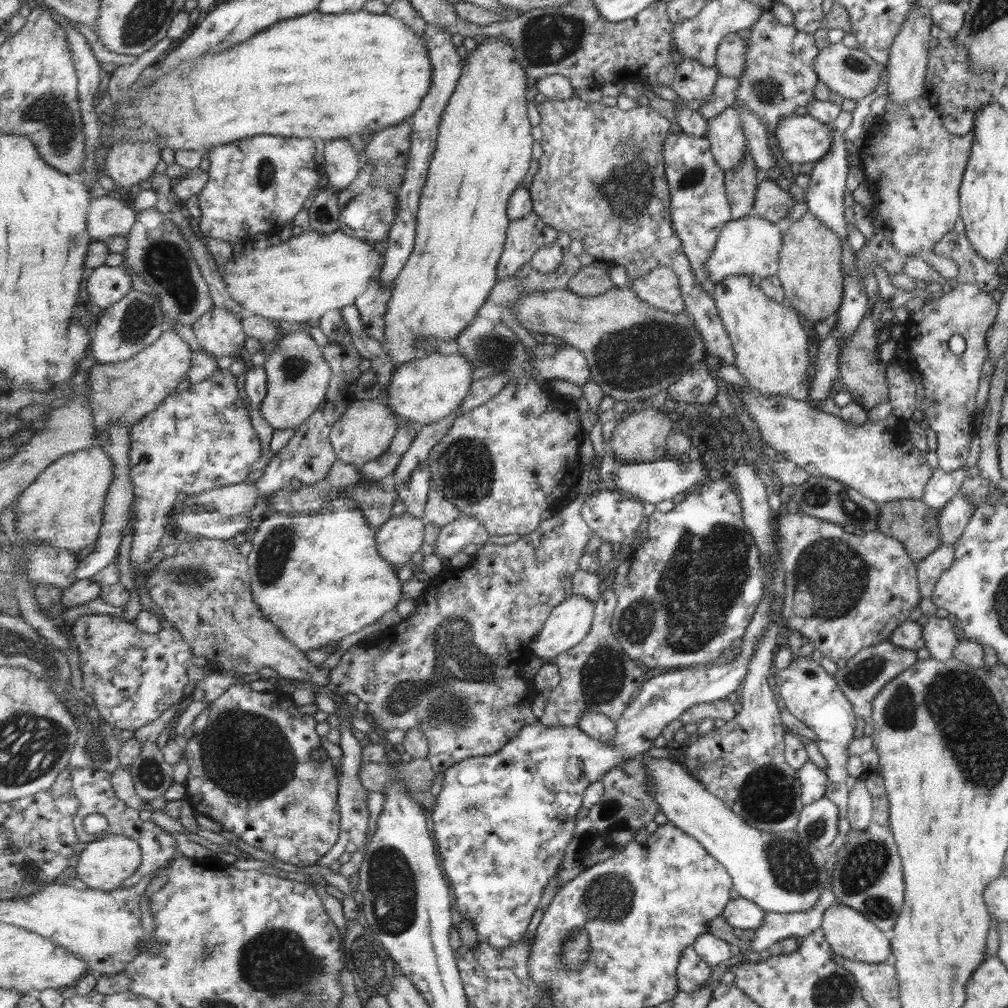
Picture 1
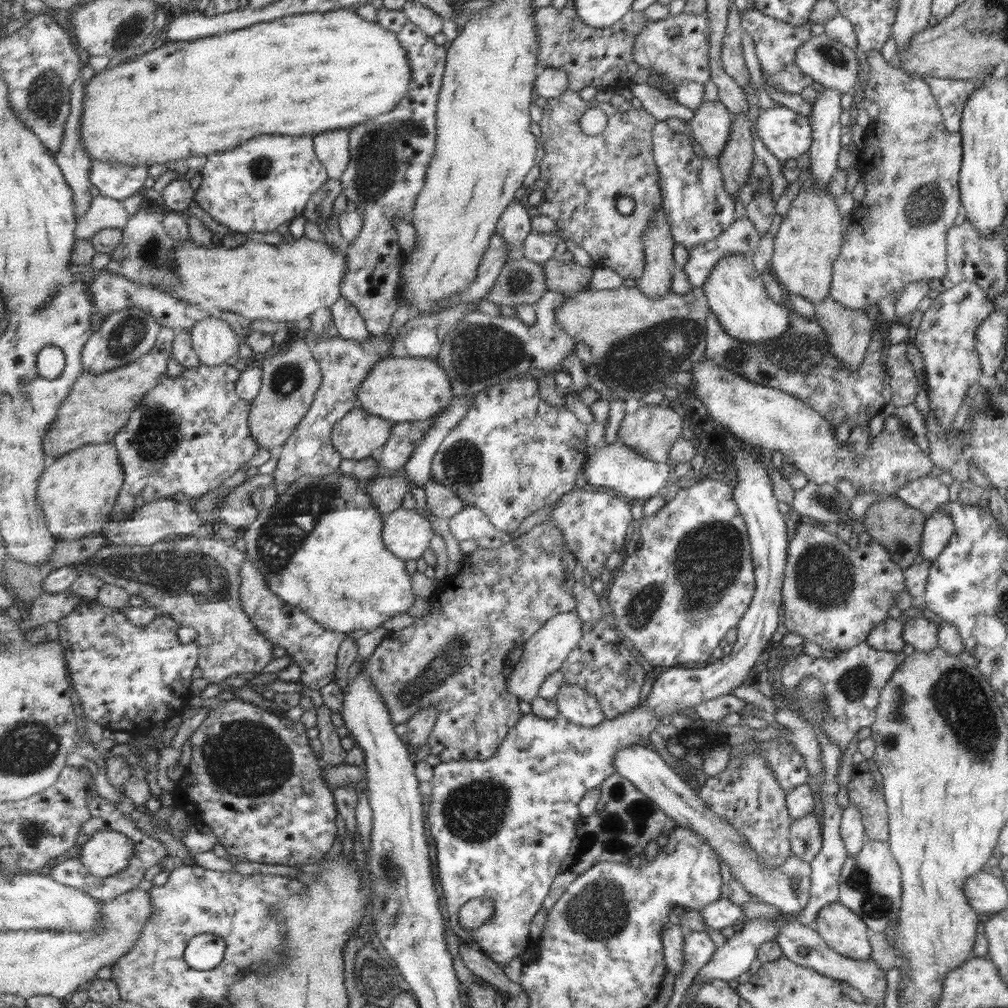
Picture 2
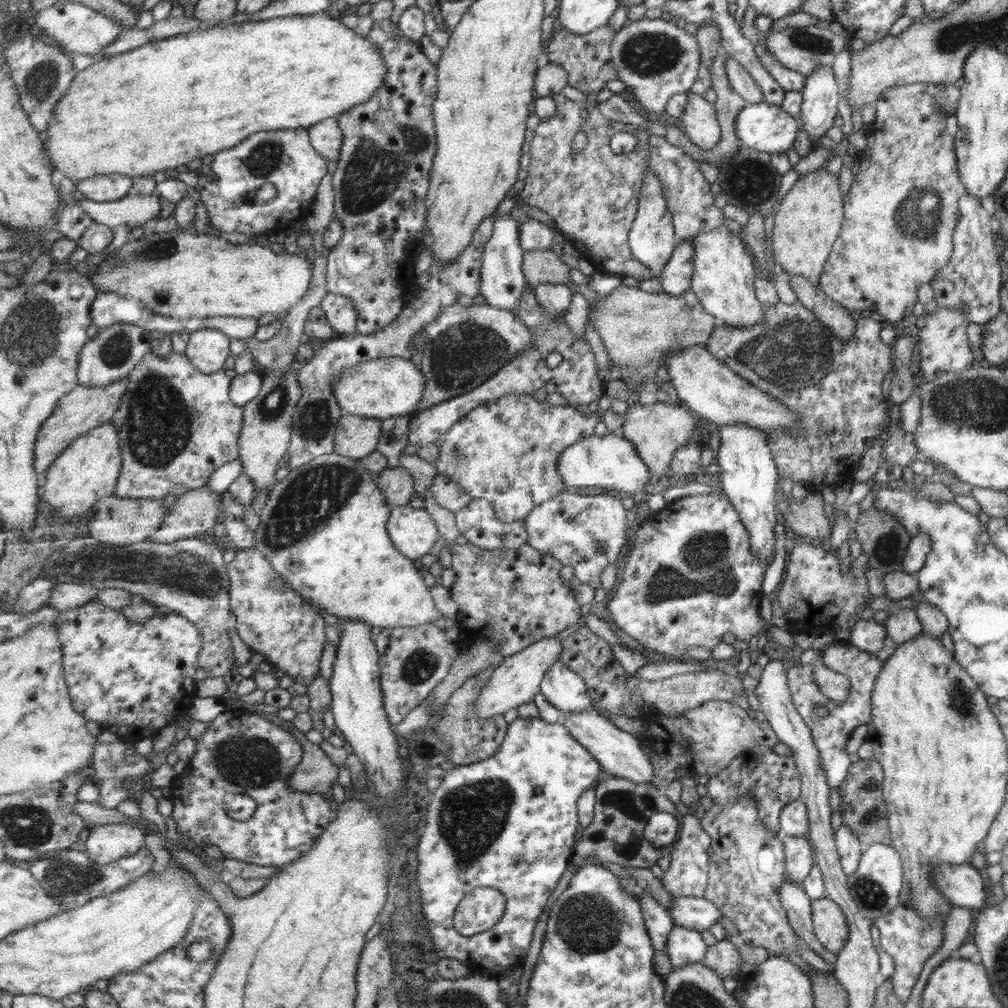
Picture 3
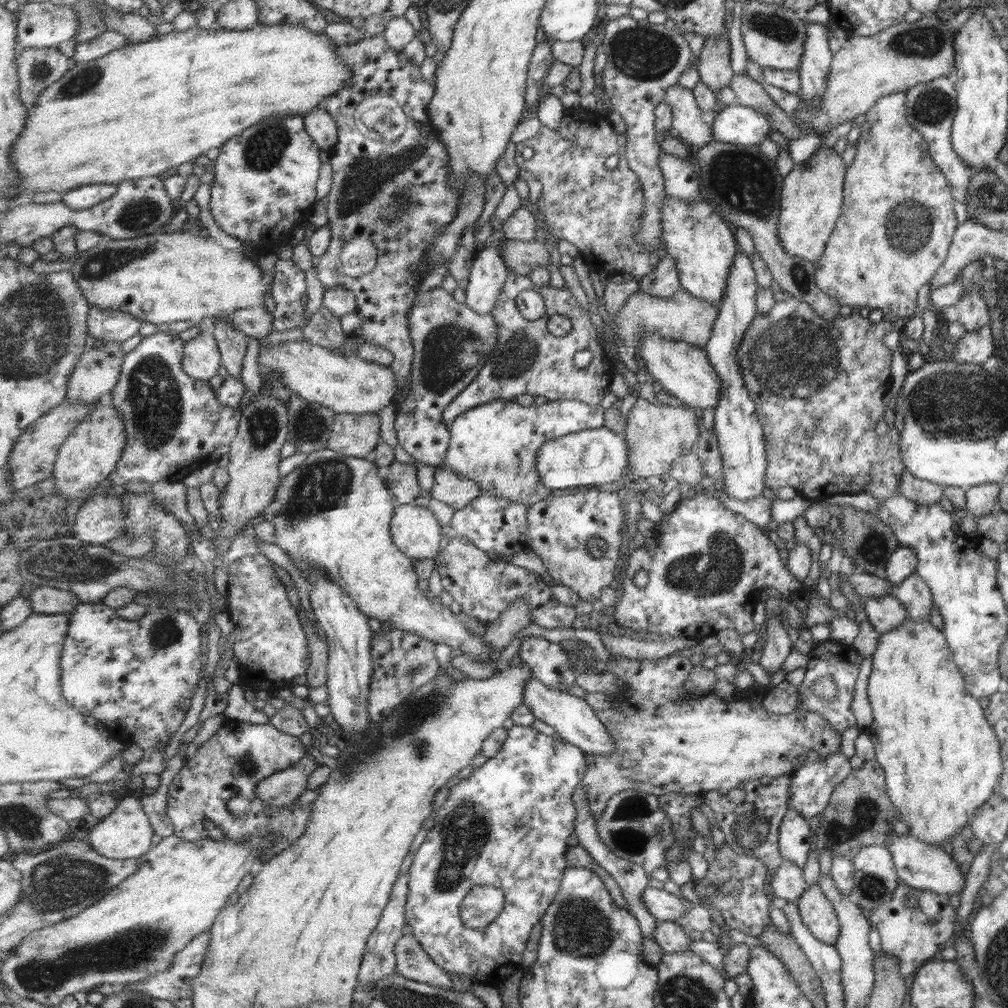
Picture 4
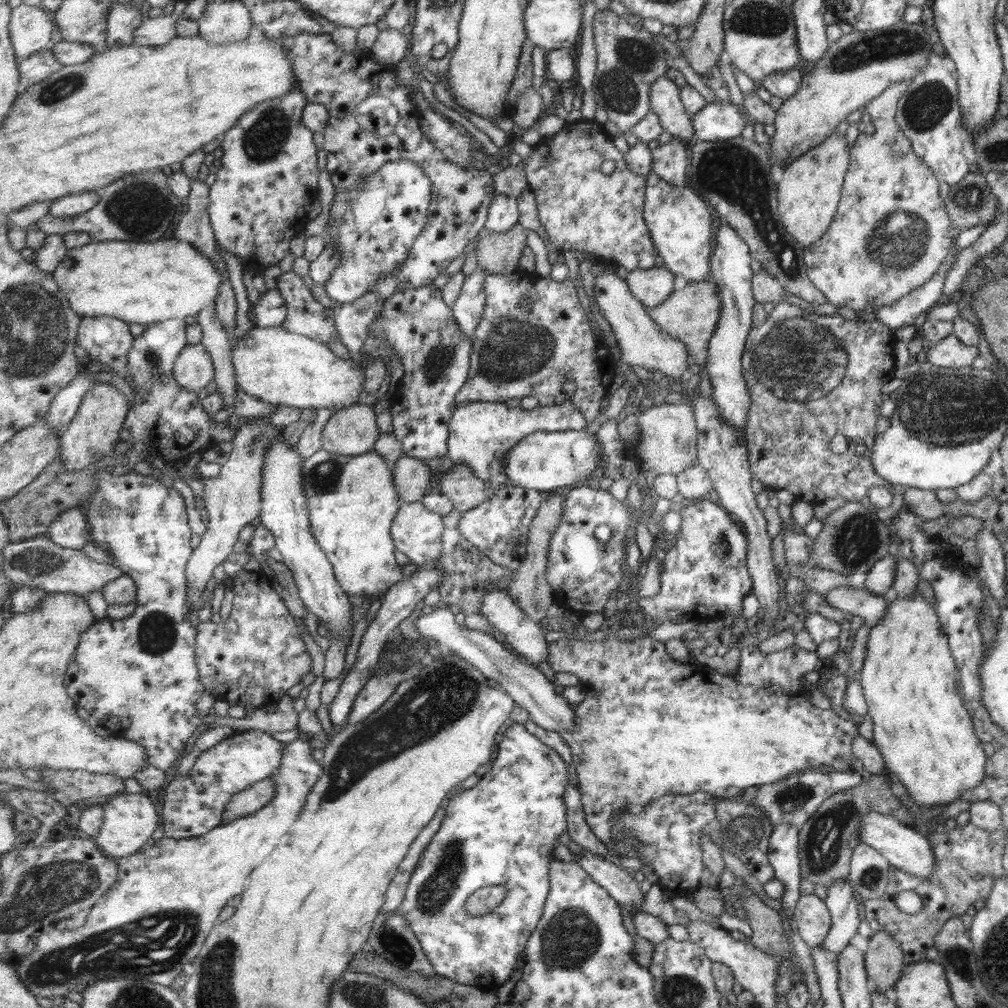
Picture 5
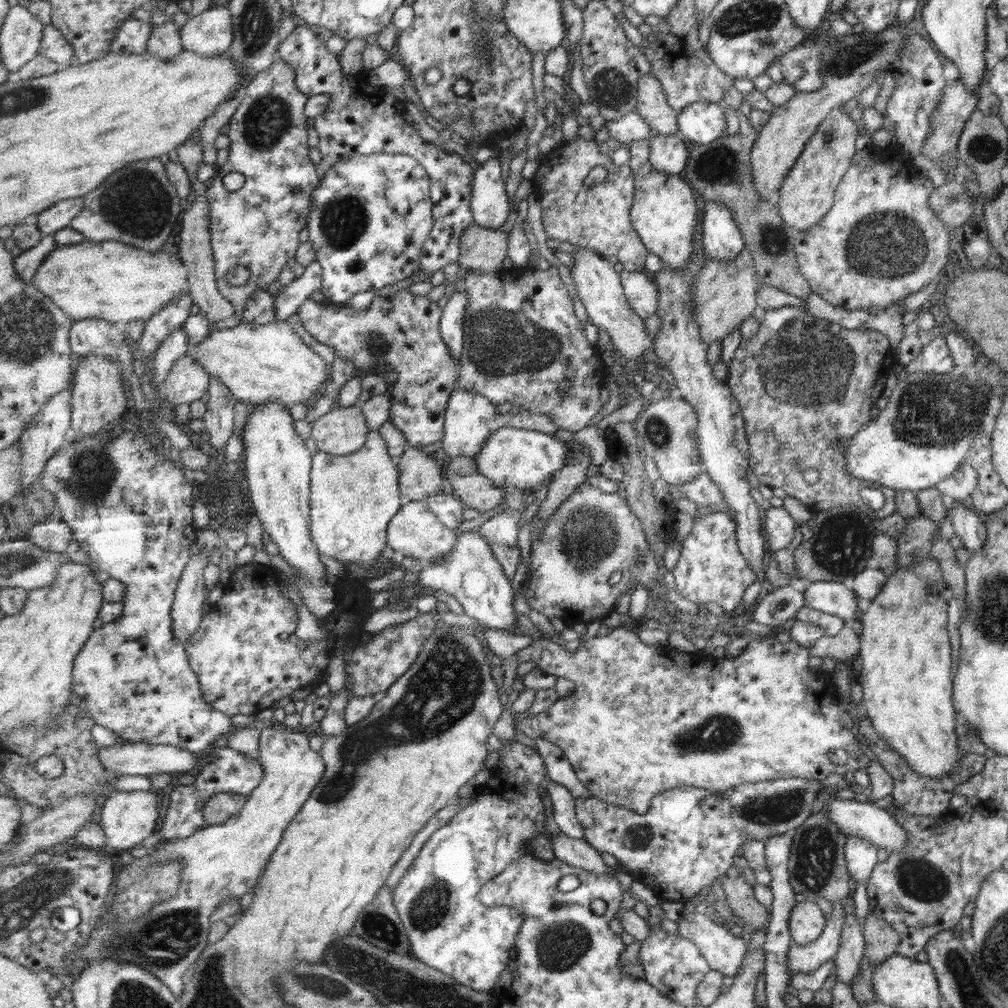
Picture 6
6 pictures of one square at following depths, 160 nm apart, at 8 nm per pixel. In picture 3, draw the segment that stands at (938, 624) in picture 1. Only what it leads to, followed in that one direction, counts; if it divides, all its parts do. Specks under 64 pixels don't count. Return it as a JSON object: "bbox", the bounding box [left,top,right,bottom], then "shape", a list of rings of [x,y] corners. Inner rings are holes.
{"bbox":[884,607,923,644],"shape":[[[886,607],[888,611],[885,618],[884,629],[886,636],[891,638],[895,644],[912,639],[919,633],[923,634],[922,626],[915,616],[913,609],[904,609],[898,607]]]}

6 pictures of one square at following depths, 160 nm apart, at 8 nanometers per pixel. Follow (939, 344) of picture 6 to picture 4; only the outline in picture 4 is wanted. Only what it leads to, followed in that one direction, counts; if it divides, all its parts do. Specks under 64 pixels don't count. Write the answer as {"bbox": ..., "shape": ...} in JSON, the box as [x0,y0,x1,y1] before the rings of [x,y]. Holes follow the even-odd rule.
{"bbox":[950,325,993,365],"shape":[[[985,325],[977,331],[965,334],[956,343],[951,346],[953,352],[950,356],[953,363],[982,365],[993,352],[993,338]]]}

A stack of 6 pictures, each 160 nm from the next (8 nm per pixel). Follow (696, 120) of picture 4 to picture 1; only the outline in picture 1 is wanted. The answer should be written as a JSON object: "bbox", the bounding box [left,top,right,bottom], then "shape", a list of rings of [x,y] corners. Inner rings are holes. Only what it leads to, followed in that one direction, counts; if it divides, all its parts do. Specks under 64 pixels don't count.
{"bbox":[706,106,747,170],"shape":[[[731,106],[708,120],[706,137],[710,140],[716,162],[723,170],[732,169],[747,149],[737,111]]]}

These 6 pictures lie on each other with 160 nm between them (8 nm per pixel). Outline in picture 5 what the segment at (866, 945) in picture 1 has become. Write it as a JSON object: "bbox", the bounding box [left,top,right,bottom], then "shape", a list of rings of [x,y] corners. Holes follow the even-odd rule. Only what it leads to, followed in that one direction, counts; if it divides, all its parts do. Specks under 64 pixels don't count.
{"bbox":[792,894,831,946],"shape":[[[814,894],[798,895],[793,907],[792,921],[797,926],[799,938],[806,946],[818,946],[827,936],[831,918],[824,900]]]}

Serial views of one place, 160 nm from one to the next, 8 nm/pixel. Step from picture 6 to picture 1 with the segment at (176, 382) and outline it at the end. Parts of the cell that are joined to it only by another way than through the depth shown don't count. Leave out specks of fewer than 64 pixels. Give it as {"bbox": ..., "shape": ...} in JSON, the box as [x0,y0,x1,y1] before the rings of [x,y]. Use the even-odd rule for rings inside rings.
{"bbox":[192,307,247,359],"shape":[[[214,307],[203,314],[192,330],[199,345],[217,358],[231,357],[235,359],[244,352],[247,334],[242,319],[231,311]]]}

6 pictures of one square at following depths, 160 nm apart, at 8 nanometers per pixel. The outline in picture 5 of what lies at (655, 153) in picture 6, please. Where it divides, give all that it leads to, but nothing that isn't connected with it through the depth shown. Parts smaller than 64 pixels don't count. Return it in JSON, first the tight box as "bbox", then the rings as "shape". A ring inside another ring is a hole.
{"bbox":[653,138,689,186],"shape":[[[673,138],[671,142],[656,145],[654,144],[653,171],[655,174],[670,182],[673,186],[685,186],[687,180],[687,166],[689,166],[689,154],[687,144],[679,138]]]}

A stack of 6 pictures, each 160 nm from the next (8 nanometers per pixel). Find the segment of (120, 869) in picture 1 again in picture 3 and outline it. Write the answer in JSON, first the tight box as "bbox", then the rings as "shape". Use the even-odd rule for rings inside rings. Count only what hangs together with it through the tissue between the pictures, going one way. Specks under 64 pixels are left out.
{"bbox":[86,823,145,865],"shape":[[[133,823],[93,825],[86,841],[89,862],[106,865],[133,856],[145,847],[145,831]]]}

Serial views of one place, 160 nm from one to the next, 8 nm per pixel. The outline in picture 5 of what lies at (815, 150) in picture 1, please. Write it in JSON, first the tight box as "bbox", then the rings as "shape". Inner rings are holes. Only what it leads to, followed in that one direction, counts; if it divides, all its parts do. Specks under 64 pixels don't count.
{"bbox":[692,103,746,141],"shape":[[[709,103],[692,115],[697,140],[717,141],[740,136],[746,120],[734,105]]]}

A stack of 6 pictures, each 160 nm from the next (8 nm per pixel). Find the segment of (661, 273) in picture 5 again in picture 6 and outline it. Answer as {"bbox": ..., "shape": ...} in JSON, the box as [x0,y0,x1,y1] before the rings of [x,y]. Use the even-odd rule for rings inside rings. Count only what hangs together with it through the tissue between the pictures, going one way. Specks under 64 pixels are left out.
{"bbox":[620,270,661,319],"shape":[[[622,270],[620,277],[633,311],[641,314],[643,319],[654,316],[659,310],[659,298],[661,298],[659,296],[661,291],[654,280],[654,275],[646,271],[634,273]]]}

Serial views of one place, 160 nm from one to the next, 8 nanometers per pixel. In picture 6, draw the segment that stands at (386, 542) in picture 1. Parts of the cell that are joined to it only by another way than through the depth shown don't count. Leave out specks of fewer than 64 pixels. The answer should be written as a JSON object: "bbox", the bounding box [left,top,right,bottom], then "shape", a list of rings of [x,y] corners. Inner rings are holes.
{"bbox":[388,500,458,565],"shape":[[[405,500],[400,511],[391,519],[388,526],[388,545],[398,557],[408,556],[431,565],[435,558],[448,555],[458,541],[455,529],[443,524],[443,521],[424,501]]]}

